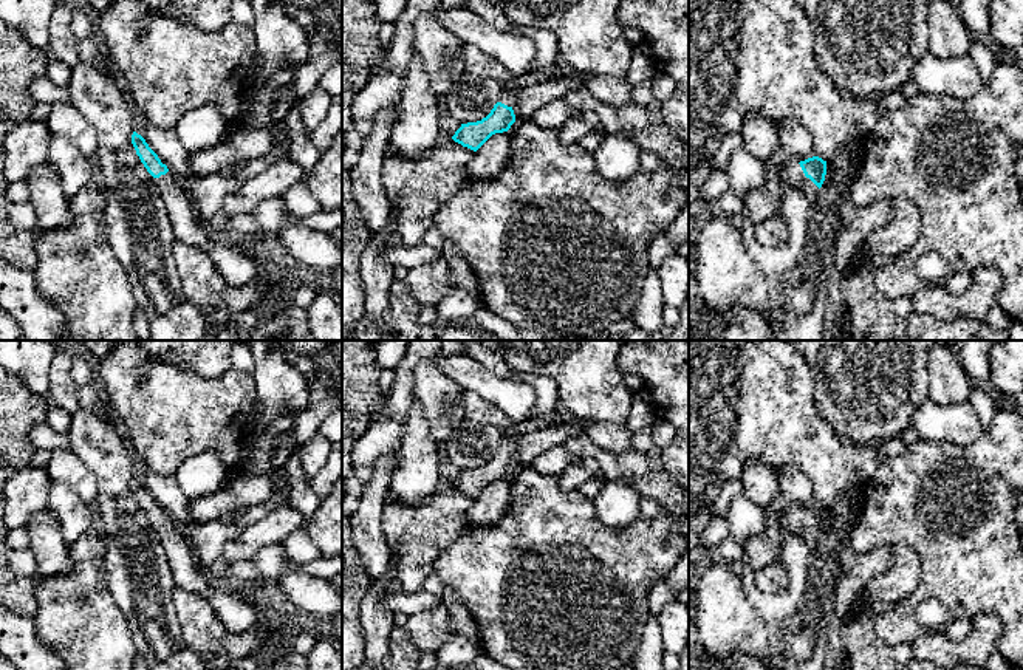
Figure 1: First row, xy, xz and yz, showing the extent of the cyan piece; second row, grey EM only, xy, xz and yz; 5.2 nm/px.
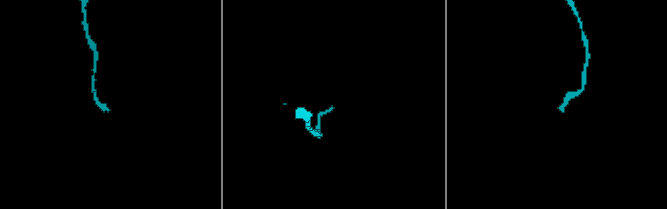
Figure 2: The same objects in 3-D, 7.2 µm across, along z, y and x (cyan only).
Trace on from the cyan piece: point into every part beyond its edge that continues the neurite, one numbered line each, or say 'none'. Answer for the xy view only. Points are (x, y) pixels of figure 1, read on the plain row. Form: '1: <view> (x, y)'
1: xy (237, 611)

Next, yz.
1: yz (791, 520)

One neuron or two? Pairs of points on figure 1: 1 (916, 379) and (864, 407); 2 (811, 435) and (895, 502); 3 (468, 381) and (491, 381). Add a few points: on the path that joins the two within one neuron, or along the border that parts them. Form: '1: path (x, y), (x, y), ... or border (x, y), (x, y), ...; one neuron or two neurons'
1: path (904, 379), (895, 379), (876, 395); one neuron
2: border (887, 457), (865, 485); two neurons
3: path (474, 381), (485, 381); one neuron

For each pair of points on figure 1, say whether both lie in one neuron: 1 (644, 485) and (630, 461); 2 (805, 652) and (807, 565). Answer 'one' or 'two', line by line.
1: one
2: one

